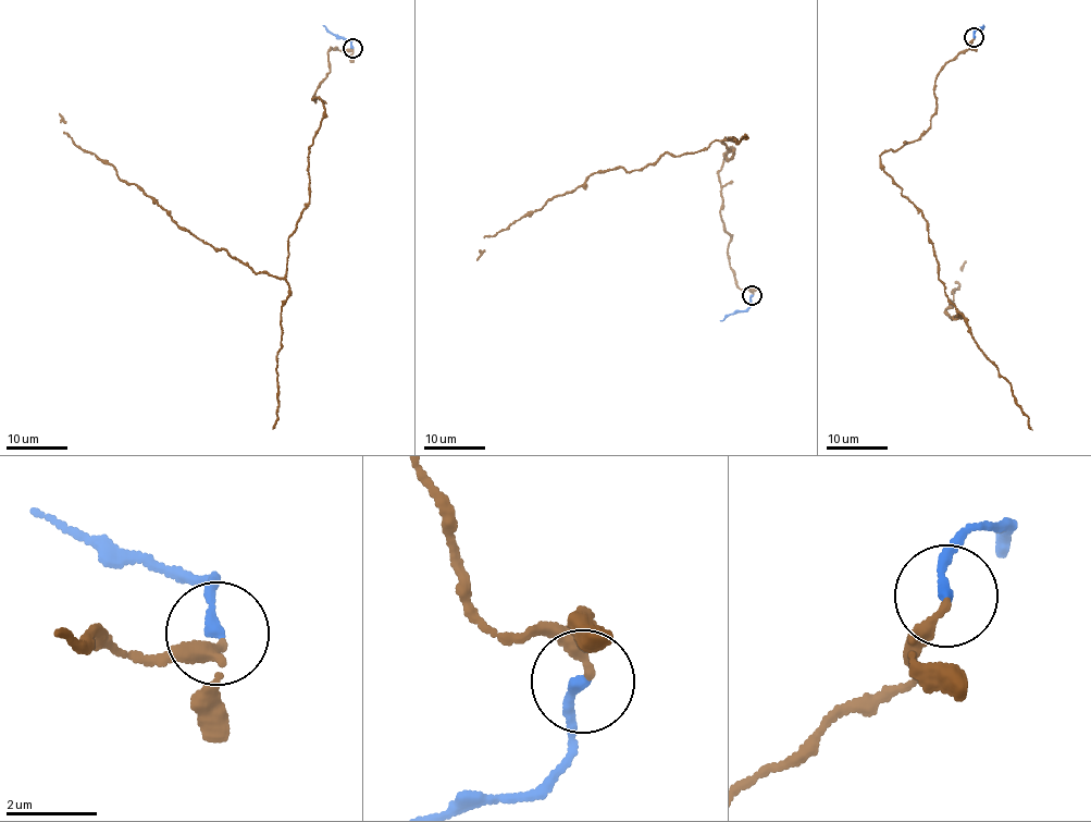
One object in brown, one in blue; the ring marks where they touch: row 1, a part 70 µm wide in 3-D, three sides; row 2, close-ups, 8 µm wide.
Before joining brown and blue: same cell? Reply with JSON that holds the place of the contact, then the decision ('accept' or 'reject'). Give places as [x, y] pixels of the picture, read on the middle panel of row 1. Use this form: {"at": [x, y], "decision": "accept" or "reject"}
{"at": [752, 295], "decision": "accept"}

